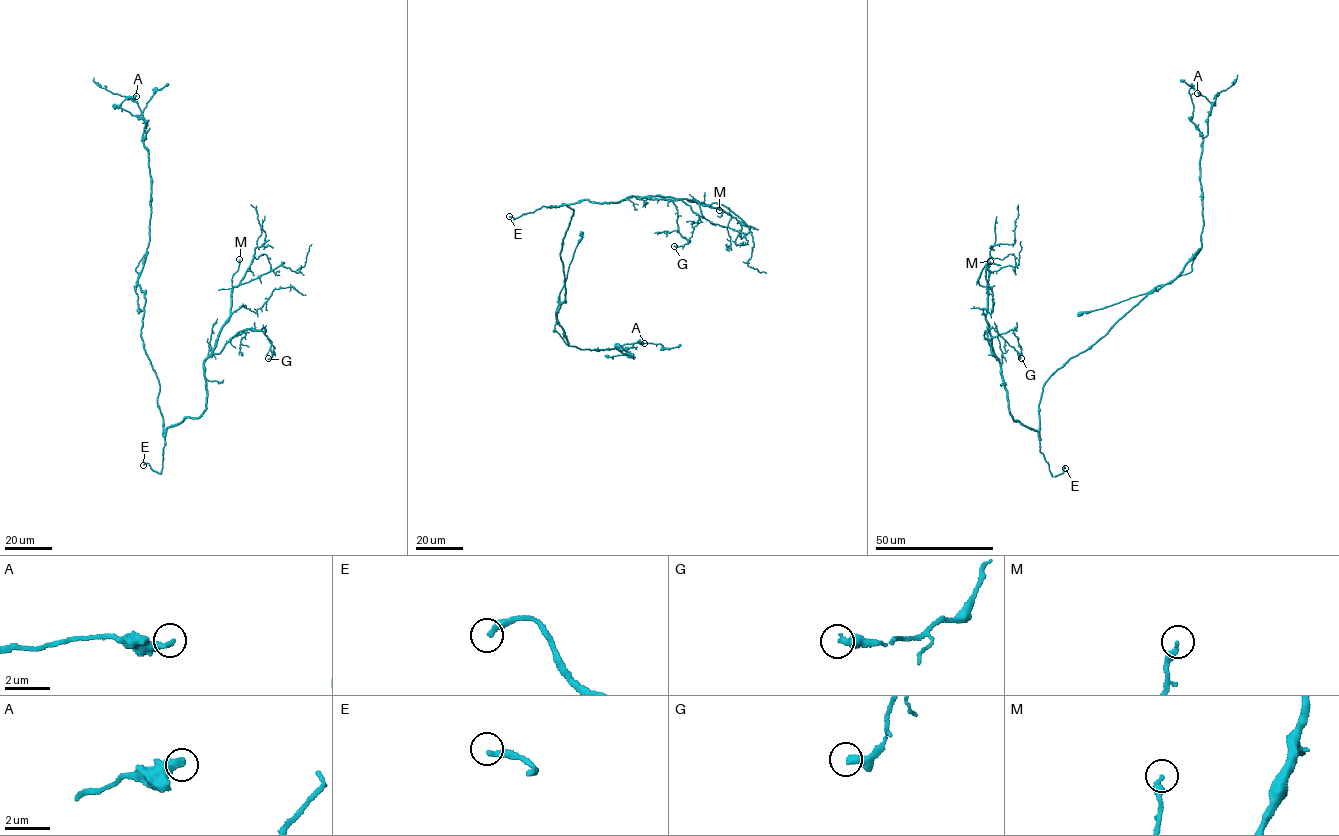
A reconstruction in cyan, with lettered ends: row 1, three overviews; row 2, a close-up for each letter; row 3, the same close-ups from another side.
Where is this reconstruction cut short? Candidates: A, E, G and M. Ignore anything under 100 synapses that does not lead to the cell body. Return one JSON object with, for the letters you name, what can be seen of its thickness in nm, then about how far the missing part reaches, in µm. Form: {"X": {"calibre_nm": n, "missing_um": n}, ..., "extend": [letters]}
{"E": {"calibre_nm": 300, "missing_um": 30}, "extend": ["E"]}

